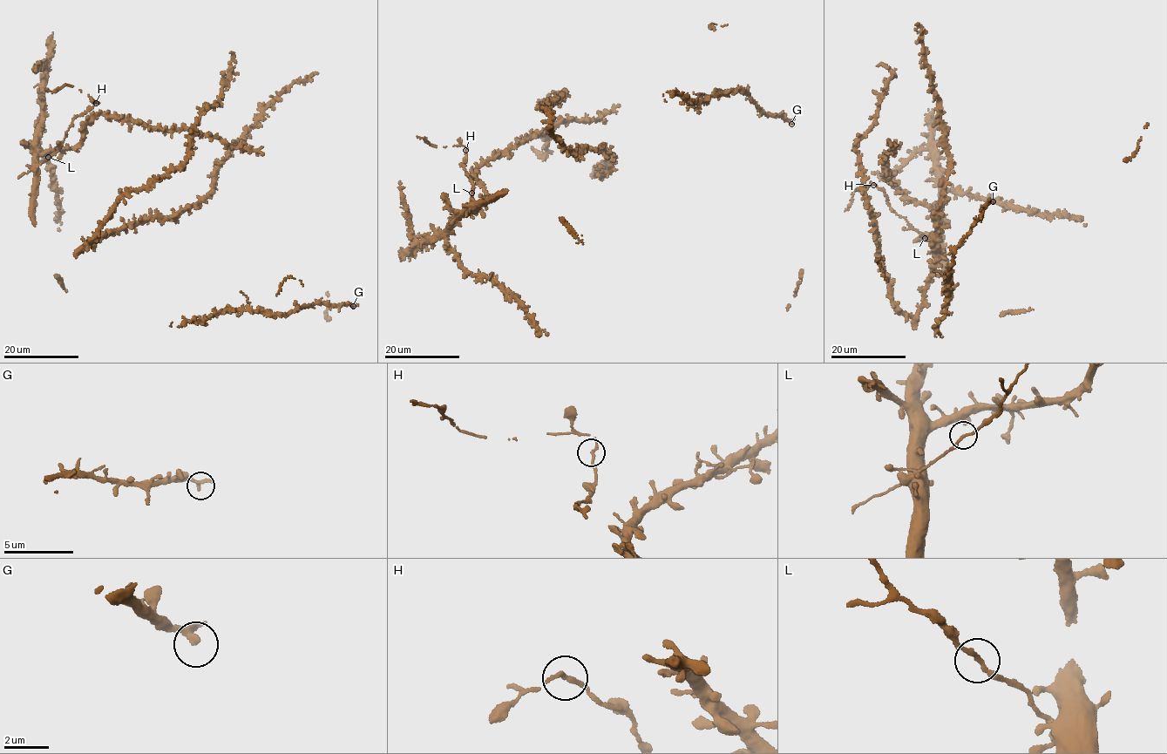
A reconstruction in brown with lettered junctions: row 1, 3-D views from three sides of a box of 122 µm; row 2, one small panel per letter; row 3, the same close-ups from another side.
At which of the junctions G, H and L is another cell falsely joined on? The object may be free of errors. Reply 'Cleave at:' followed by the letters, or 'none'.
Cleave at: none

